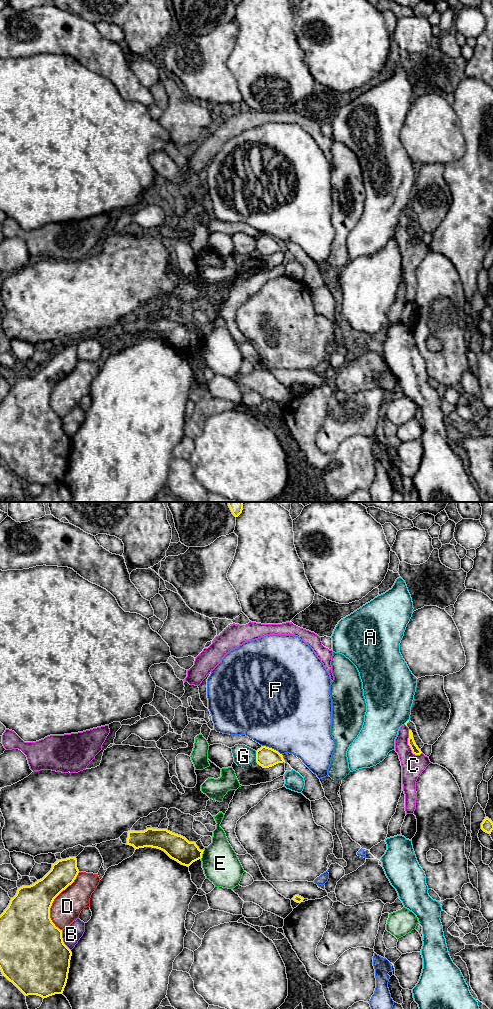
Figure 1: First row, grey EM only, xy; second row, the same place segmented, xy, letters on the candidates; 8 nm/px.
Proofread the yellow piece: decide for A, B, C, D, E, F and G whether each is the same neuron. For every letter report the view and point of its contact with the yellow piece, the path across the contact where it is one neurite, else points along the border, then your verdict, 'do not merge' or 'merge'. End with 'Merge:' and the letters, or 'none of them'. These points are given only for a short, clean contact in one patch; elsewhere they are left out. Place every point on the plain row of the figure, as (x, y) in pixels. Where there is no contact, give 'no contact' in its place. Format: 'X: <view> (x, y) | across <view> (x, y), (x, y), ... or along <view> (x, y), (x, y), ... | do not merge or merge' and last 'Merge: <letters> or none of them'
A: xy (407, 209) | do not merge
B: xy (62, 428) | do not merge
C: xy (408, 232) | do not merge
D: xy (53, 388) | do not merge
E: xy (202, 341) | do not merge
F: xy (271, 236) | do not merge
G: xy (256, 244) | do not merge
Merge: none of them

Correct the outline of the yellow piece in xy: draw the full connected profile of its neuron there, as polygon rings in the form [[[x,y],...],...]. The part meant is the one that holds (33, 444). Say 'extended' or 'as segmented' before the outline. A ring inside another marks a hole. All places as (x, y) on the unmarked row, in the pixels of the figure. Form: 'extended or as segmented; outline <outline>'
as segmented; outline [[[76,345],[56,349],[42,367],[30,374],[18,376],[16,383],[0,403],[0,458],[25,484],[37,483],[44,487],[64,479],[72,440],[63,430],[62,418],[52,410],[50,396],[54,387],[74,370],[78,361]]]

